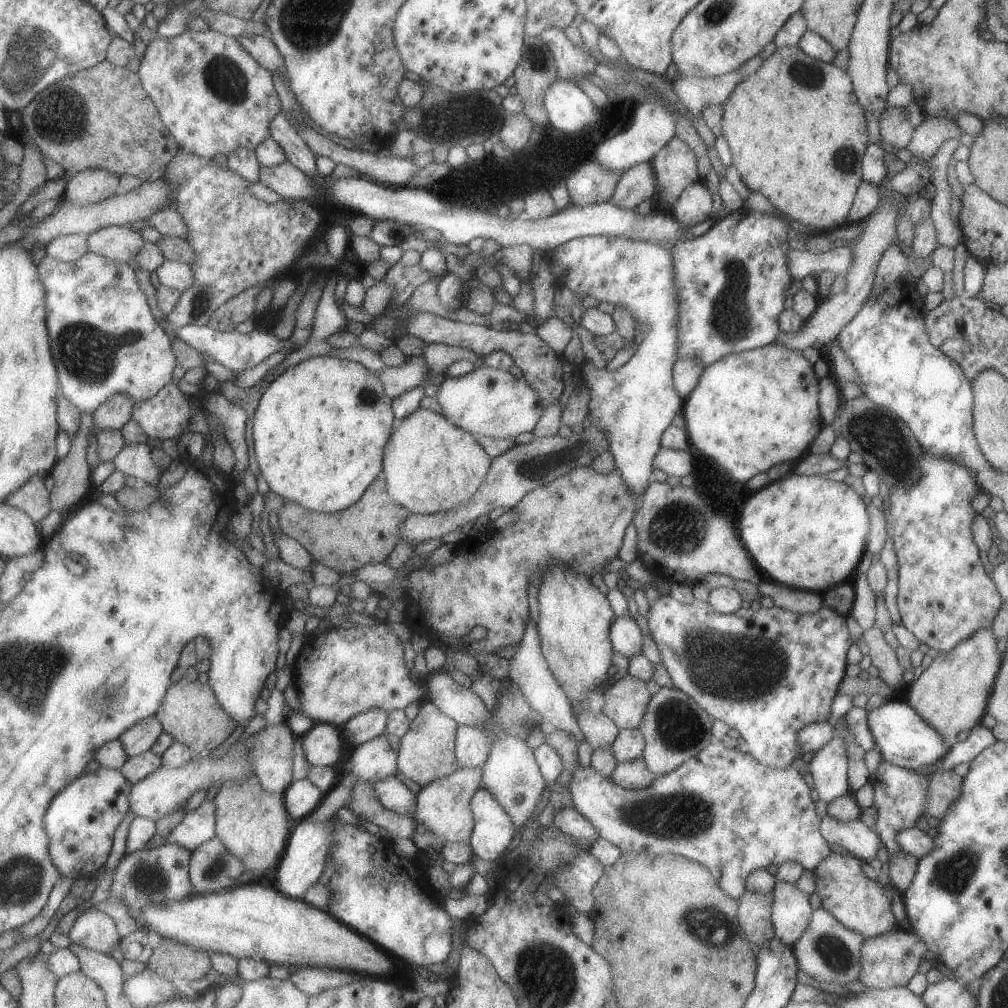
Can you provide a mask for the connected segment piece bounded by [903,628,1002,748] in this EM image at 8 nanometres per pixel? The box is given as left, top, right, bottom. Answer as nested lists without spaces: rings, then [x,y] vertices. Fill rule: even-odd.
[[[979,628],[949,652],[938,653],[919,677],[906,687],[903,699],[923,722],[941,734],[947,748],[951,748],[957,742],[959,732],[987,722],[985,706],[1001,661],[991,628]]]

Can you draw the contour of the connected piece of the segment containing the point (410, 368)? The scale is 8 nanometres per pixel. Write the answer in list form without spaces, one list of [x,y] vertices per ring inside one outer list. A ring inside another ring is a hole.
[[[411,356],[399,367],[386,367],[379,376],[387,394],[396,398],[417,386],[423,386],[427,380],[427,368],[429,366],[423,356]]]

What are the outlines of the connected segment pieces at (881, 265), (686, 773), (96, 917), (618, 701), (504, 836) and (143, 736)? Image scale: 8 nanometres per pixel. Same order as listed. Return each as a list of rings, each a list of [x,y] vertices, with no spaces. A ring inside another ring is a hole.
[[[893,244],[883,251],[879,262],[877,262],[877,270],[875,270],[875,278],[873,278],[873,286],[871,286],[870,295],[866,300],[876,300],[879,292],[887,286],[896,282],[901,275],[910,271],[911,275],[916,278],[921,278],[923,272],[928,267],[932,266],[931,255],[925,259],[912,260],[910,264],[909,258],[905,257],[902,251]]]
[[[713,739],[675,770],[655,776],[647,788],[624,789],[610,778],[597,774],[591,764],[585,767],[577,764],[568,787],[574,806],[591,821],[598,838],[608,840],[623,854],[677,854],[699,862],[709,870],[715,884],[735,902],[746,890],[745,880],[753,870],[765,869],[771,864],[778,867],[791,861],[812,871],[831,852],[818,829],[820,818],[815,814],[810,787],[803,782],[798,770],[790,765],[787,768],[769,768],[747,752],[726,748],[719,740]]]
[[[95,905],[86,907],[76,918],[68,936],[75,944],[109,955],[122,944],[116,920]]]
[[[627,674],[620,678],[614,678],[605,693],[602,695],[604,704],[601,712],[610,718],[618,729],[637,729],[646,712],[647,702],[650,700],[651,689],[646,683]]]
[[[483,786],[473,796],[471,808],[476,825],[469,842],[475,855],[483,860],[498,861],[518,832],[514,819]]]
[[[149,716],[143,718],[141,722],[135,722],[135,726],[131,726],[125,734],[121,734],[119,740],[126,746],[129,756],[137,756],[152,750],[163,732],[163,723],[156,716]]]

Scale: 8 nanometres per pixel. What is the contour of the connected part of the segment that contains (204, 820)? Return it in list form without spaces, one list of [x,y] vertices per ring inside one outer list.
[[[204,800],[195,810],[186,814],[185,818],[171,830],[169,836],[155,835],[143,849],[176,844],[189,850],[197,850],[199,846],[217,836],[217,813],[216,800]]]

